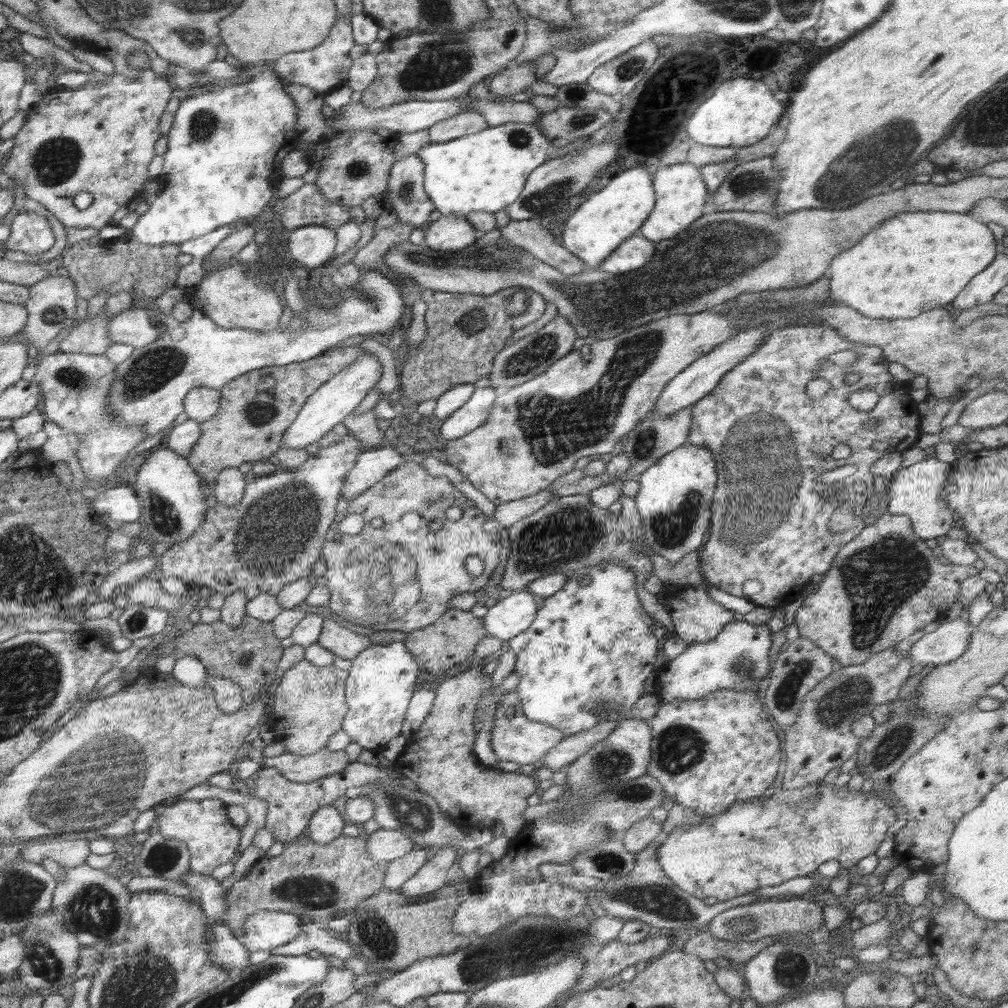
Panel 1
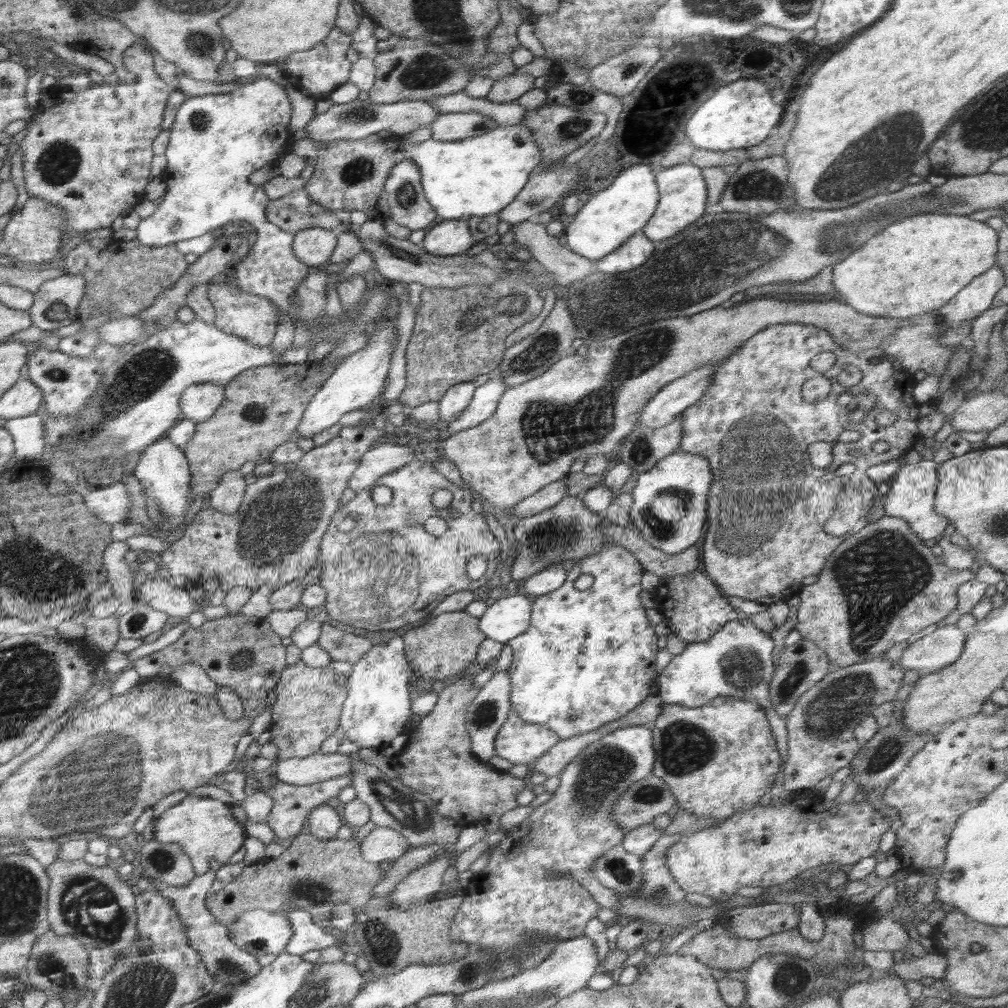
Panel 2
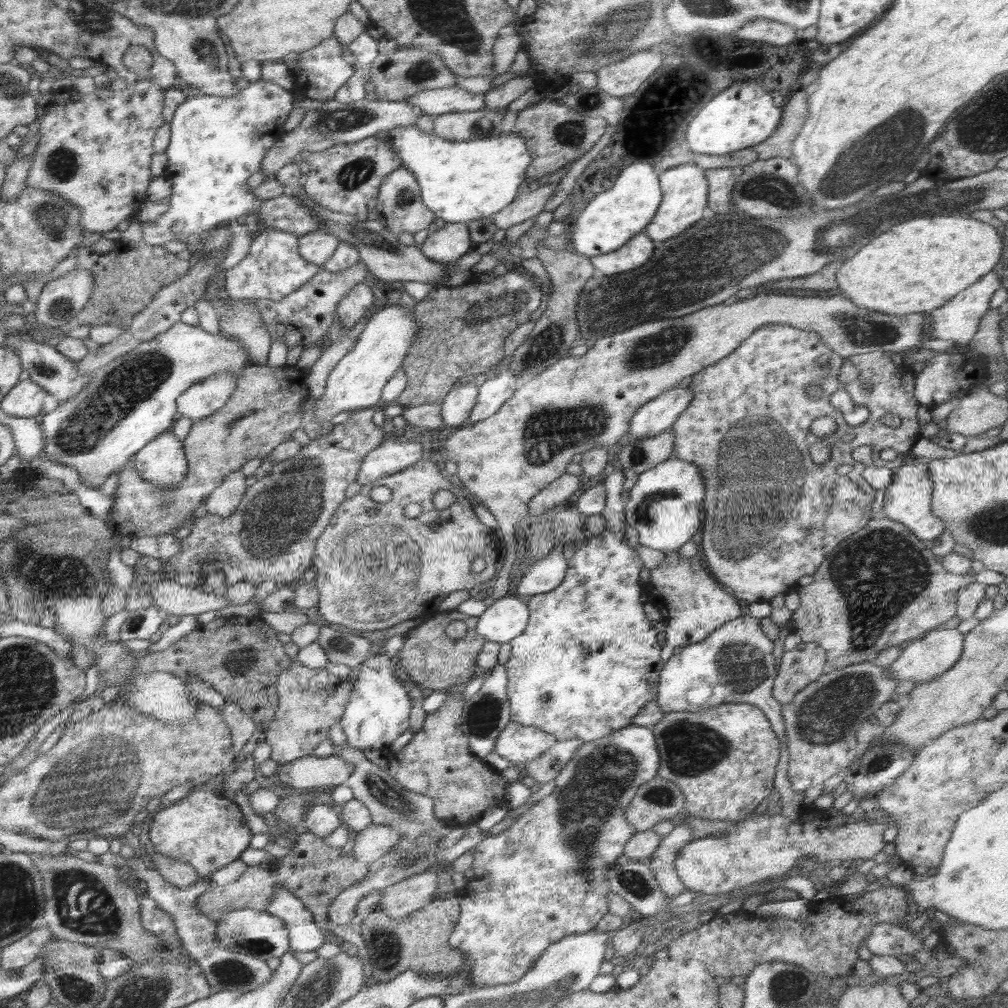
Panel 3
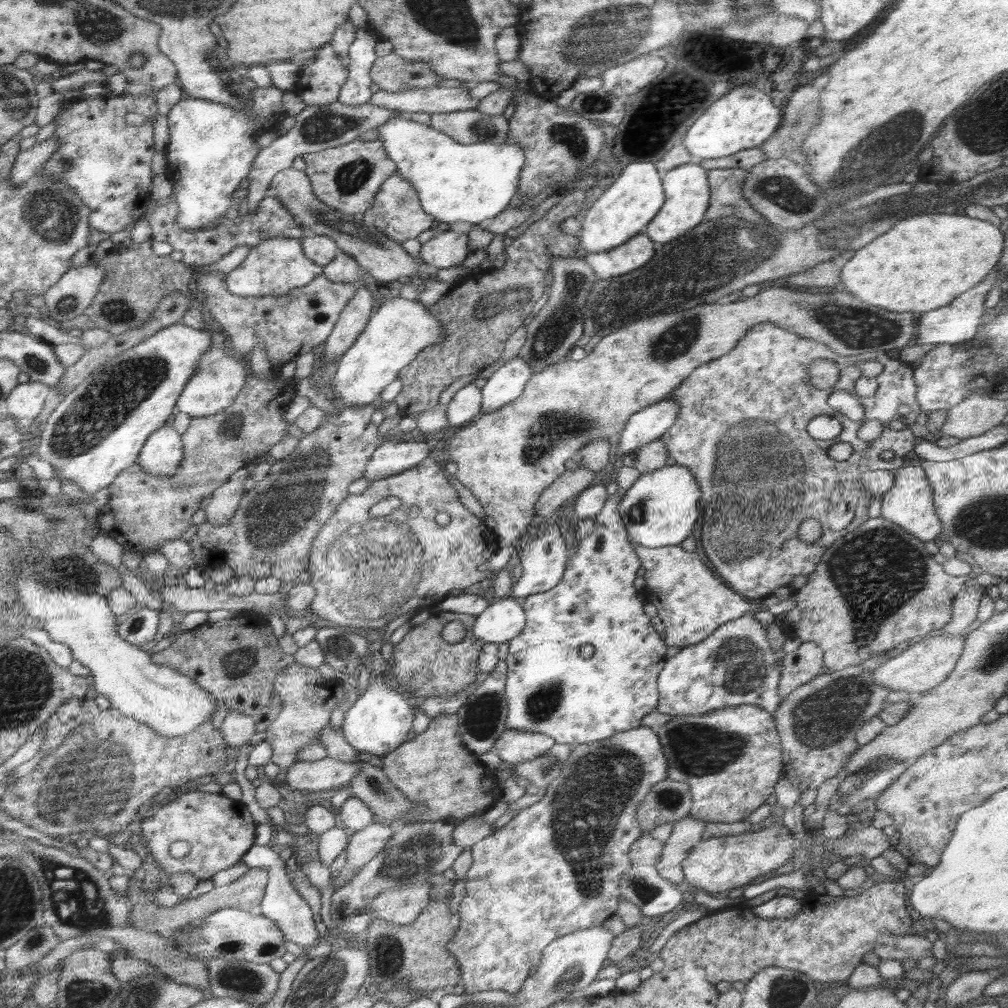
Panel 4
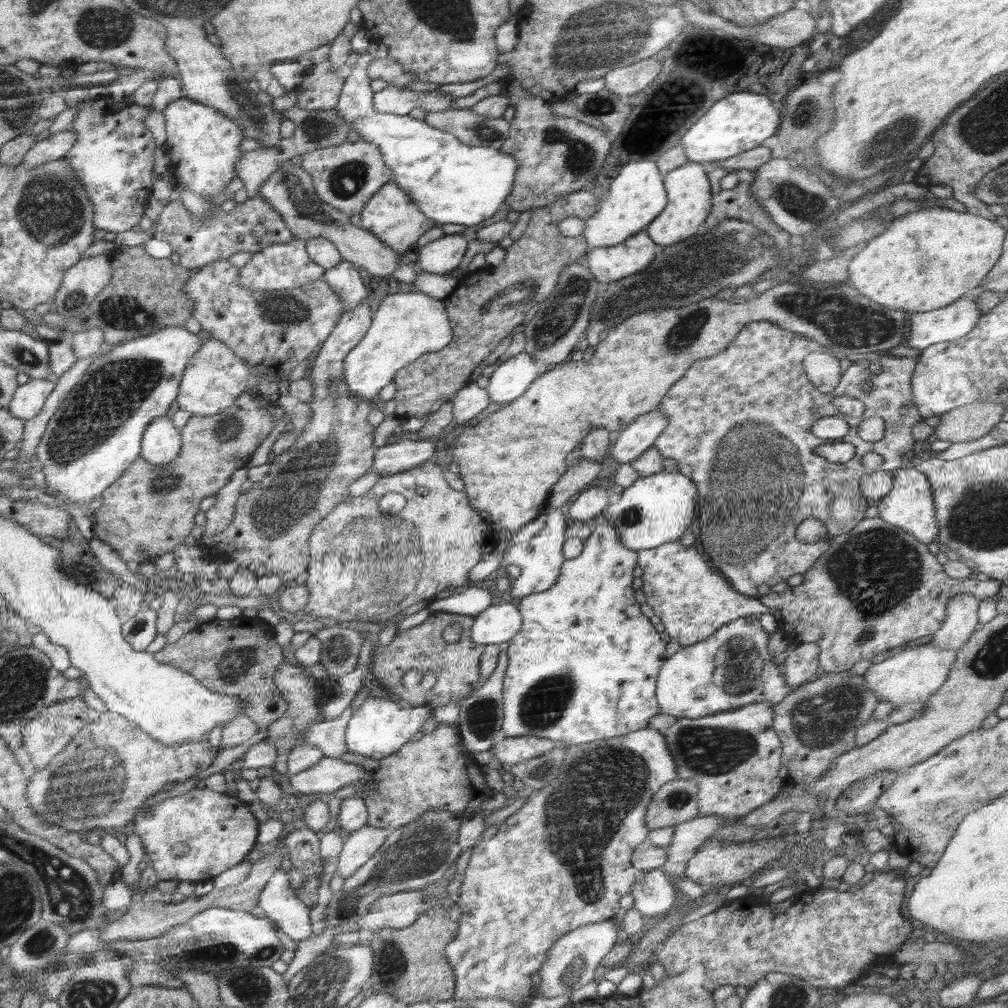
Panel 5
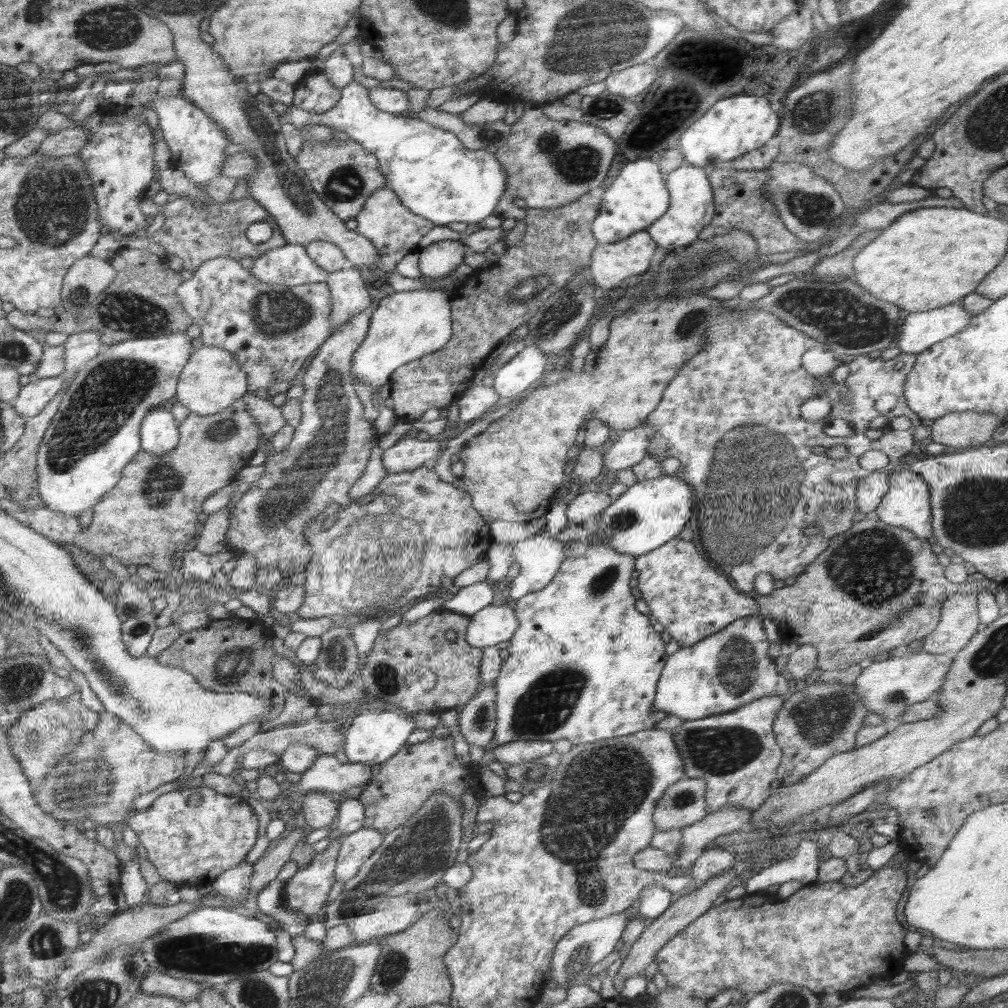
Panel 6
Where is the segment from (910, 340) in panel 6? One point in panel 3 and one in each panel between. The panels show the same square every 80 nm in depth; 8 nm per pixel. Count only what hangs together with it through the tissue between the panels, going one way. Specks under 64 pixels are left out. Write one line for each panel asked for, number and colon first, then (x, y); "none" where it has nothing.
3: (958, 320)
4: (957, 322)
5: (951, 322)

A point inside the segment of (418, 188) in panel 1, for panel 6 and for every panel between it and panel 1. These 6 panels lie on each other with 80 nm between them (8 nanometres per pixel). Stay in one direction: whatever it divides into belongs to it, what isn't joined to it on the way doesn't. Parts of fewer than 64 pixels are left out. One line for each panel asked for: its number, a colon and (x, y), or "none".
2: (404, 201)
3: (400, 208)
4: (397, 212)
5: (391, 215)
6: (394, 230)

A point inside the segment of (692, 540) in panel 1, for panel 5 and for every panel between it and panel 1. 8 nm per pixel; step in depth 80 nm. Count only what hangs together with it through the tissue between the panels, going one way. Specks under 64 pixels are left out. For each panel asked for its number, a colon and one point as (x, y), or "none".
2: (669, 508)
3: (664, 504)
4: (660, 509)
5: (657, 509)

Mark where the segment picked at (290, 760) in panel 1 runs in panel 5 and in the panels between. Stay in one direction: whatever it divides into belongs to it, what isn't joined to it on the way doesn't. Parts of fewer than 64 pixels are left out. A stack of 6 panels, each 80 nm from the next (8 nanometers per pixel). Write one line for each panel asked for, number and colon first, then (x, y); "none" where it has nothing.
2: (319, 767)
3: (307, 772)
4: (321, 777)
5: (330, 774)

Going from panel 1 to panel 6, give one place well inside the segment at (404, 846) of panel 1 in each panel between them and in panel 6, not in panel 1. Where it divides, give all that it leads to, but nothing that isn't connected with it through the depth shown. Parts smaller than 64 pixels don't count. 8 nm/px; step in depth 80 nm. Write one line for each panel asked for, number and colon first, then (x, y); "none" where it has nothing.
2: (382, 843)
3: (370, 844)
4: (365, 844)
5: (359, 846)
6: (357, 847)

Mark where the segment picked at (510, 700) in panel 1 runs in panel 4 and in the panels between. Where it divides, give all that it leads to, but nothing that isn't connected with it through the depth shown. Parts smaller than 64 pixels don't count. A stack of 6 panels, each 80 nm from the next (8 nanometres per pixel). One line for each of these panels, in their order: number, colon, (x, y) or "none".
2: (521, 743)
3: (519, 744)
4: (513, 746)

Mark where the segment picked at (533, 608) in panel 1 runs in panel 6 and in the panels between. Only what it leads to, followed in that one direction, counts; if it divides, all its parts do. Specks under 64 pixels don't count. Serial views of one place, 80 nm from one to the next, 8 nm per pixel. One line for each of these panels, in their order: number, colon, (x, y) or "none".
2: (508, 617)
3: (504, 619)
4: (504, 619)
5: (498, 624)
6: (492, 625)

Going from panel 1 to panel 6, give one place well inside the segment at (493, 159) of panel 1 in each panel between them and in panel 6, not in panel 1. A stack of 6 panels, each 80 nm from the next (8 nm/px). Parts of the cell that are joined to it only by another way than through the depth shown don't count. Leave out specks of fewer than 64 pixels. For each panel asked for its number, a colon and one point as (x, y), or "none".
2: (476, 176)
3: (460, 180)
4: (456, 182)
5: (452, 183)
6: (436, 177)

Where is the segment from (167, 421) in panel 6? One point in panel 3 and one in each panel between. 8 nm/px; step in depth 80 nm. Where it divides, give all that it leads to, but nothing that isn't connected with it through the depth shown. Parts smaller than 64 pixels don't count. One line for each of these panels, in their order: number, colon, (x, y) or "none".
3: (163, 462)
4: (162, 453)
5: (161, 444)

